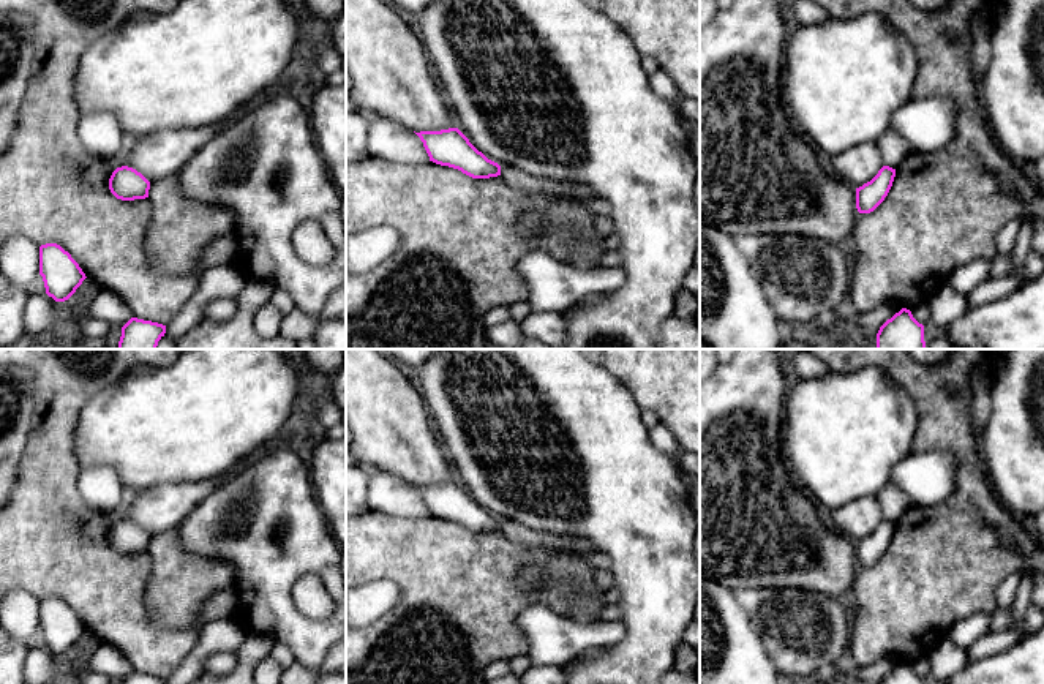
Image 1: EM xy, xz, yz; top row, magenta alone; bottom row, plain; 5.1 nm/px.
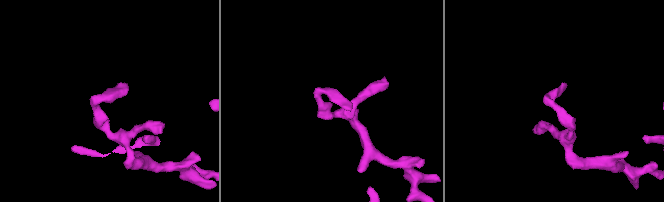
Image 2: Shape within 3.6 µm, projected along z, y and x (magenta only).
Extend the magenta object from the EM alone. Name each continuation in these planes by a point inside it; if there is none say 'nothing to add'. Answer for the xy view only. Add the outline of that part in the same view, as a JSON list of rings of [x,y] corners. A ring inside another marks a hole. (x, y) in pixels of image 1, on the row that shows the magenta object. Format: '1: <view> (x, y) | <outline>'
nothing to add

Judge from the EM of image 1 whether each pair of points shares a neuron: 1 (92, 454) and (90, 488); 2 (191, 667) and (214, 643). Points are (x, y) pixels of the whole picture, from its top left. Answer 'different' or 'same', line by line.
1: different
2: same

